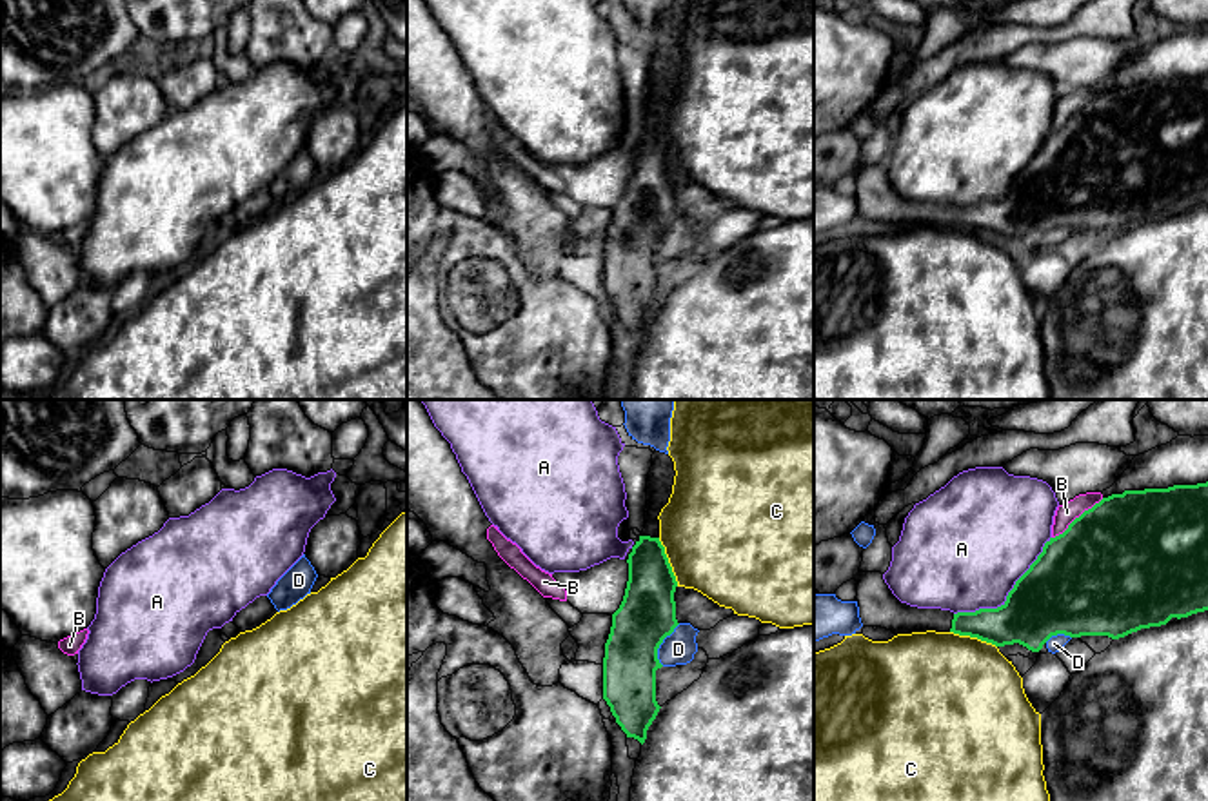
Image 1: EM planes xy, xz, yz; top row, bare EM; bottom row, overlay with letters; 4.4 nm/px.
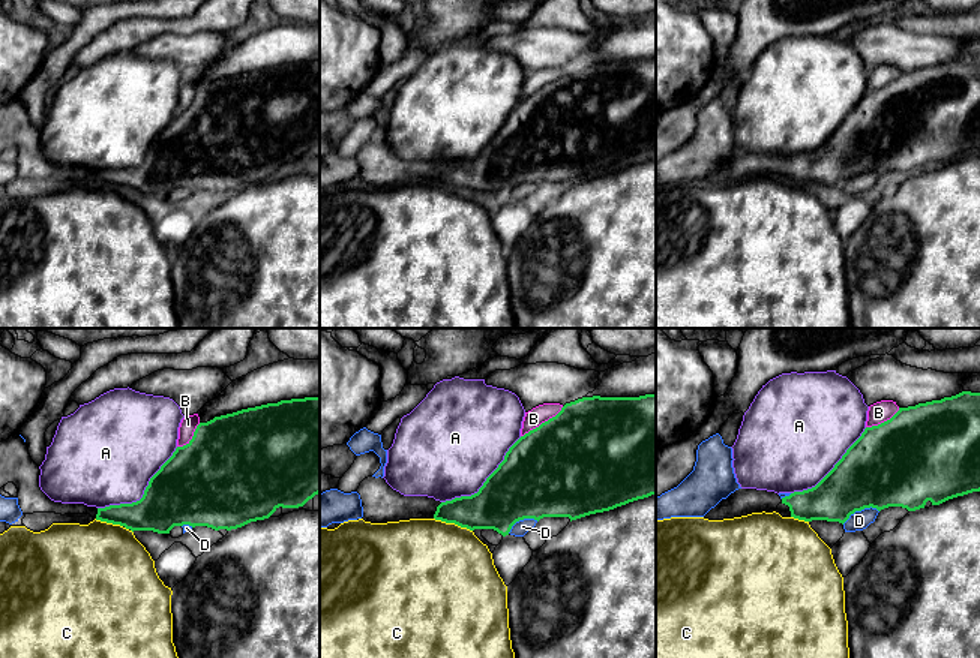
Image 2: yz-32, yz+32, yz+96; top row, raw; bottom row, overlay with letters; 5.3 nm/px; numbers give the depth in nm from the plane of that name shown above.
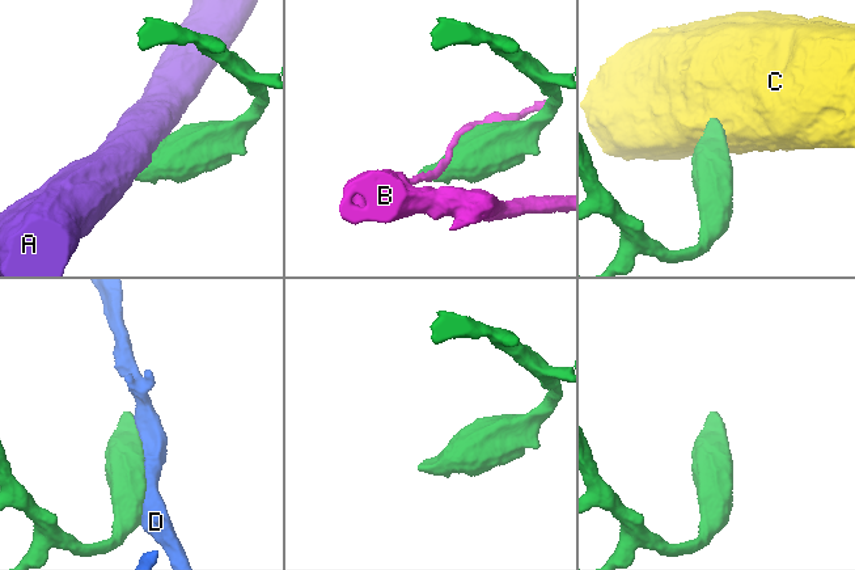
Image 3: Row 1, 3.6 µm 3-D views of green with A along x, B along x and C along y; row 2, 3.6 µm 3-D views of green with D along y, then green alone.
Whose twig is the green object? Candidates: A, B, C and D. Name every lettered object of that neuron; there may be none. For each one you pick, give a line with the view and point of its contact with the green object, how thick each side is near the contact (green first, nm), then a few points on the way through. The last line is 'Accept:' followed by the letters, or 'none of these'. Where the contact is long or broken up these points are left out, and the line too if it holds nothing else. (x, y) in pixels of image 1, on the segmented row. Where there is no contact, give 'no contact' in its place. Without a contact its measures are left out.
Accept: none of these

